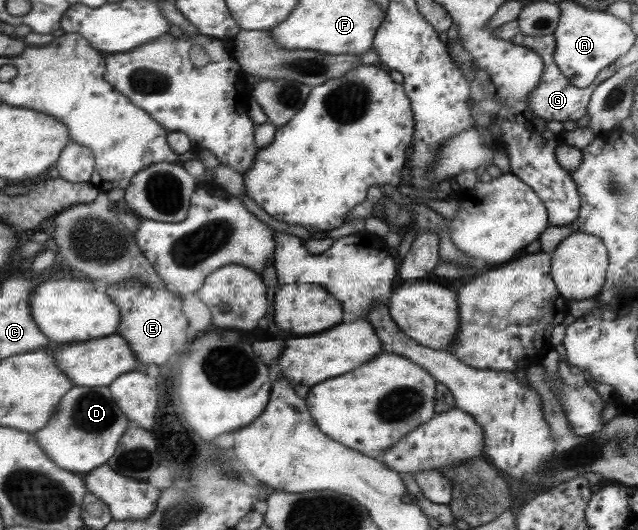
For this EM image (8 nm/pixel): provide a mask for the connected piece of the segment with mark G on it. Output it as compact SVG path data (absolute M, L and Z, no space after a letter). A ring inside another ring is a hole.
M514 19L514 21L508 21L508 23L504 25L500 25L500 27L492 30L492 33L498 39L514 42L516 45L526 46L529 50L534 50L535 53L540 54L544 59L545 72L541 78L541 84L538 85L537 89L534 89L534 92L529 98L528 105L532 113L536 113L540 118L544 118L546 121L558 121L563 123L566 121L576 122L577 120L581 120L581 118L585 117L588 113L588 107L592 100L593 92L604 81L608 80L612 75L615 75L617 69L619 69L618 65L614 63L614 65L604 69L601 74L598 75L593 85L586 88L578 88L561 73L560 67L554 62L553 56L557 49L557 40L554 34L544 35L542 37L532 37L528 34L524 34L520 28L520 22L516 19Z

